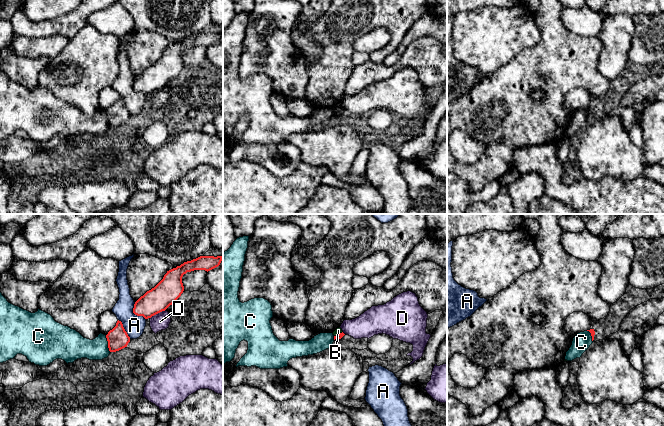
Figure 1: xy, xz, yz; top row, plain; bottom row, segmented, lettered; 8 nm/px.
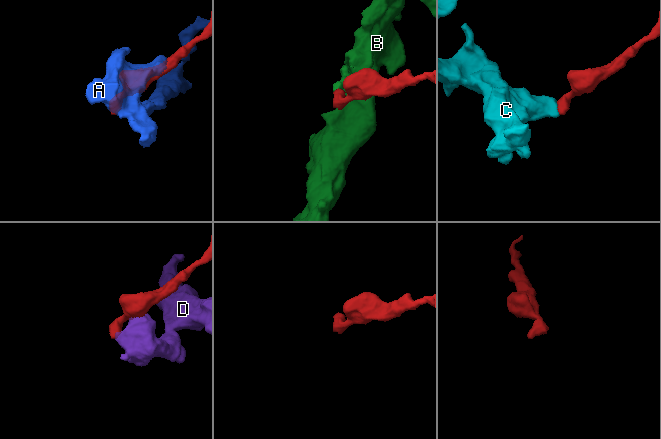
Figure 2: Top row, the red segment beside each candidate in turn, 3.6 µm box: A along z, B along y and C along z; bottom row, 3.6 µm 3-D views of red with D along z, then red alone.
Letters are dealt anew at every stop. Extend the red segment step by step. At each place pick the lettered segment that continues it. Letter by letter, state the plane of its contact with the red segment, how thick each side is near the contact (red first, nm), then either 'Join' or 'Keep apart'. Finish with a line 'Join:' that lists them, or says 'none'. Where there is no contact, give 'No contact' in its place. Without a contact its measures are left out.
A: Touches red in xy. Thickness 200 nm (red) against 170 nm. Keep apart
B: Touches red in xz. Thickness 50 nm (red) against 50 nm. Keep apart
C: Touches red in xy. Thickness 170 nm (red) against 180 nm. Keep apart
D: Touches red in xy. Thickness 200 nm (red) against 140 nm. Keep apart
Join: none

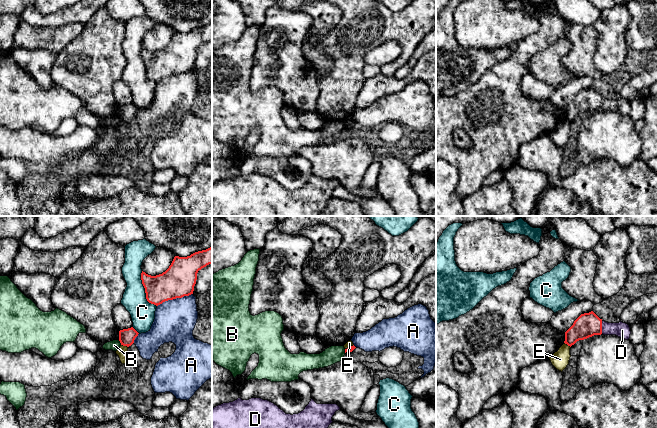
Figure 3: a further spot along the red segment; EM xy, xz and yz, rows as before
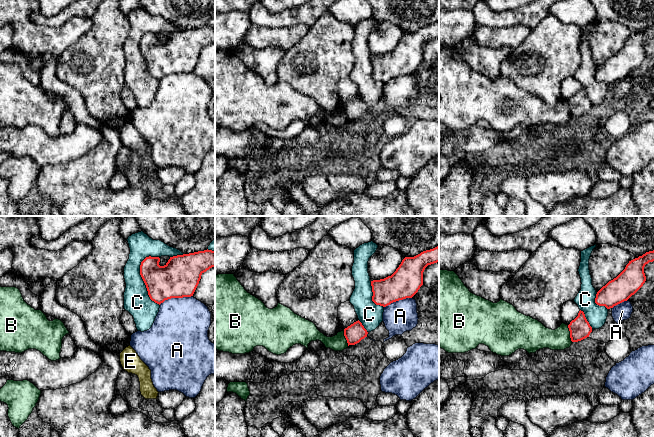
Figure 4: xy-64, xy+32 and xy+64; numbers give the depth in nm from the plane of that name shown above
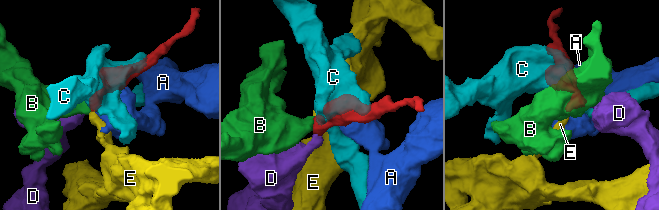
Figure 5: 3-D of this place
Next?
A: Touches red in xy. Thickness 260 nm (red) against 320 nm. Keep apart
B: Touches red in xy. Thickness 130 nm (red) against 90 nm. Keep apart
C: Touches red in xy. Thickness 240 nm (red) against 200 nm. Keep apart
D: Touches red in yz. Thickness 190 nm (red) against 120 nm. Join
E: Touches red in xy. Thickness 130 nm (red) against 90 nm. Keep apart
Join: D

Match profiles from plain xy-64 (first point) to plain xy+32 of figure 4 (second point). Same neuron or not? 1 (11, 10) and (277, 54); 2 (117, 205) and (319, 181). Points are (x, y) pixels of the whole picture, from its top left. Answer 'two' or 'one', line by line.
1: two
2: two

